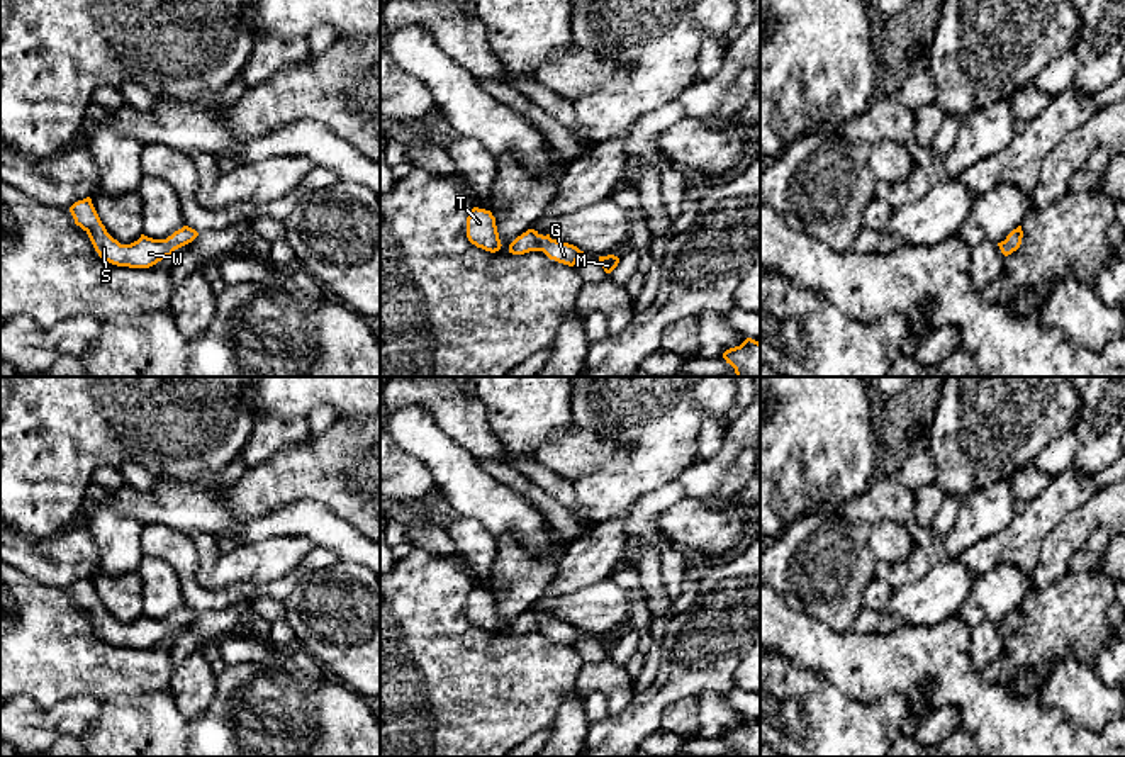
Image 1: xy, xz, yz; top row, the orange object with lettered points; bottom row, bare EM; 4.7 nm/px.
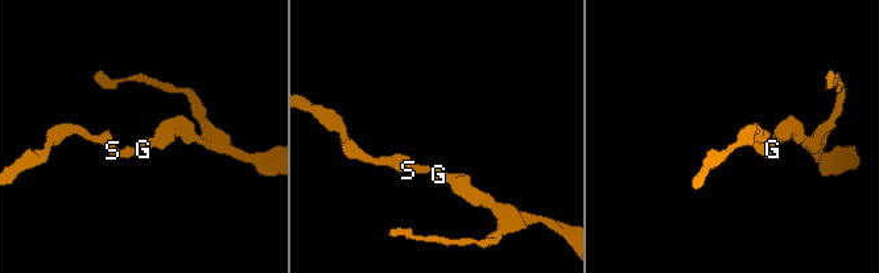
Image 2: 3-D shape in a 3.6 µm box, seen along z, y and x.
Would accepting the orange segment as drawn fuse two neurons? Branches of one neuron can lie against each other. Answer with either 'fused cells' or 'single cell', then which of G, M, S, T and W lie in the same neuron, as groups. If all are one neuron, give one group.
single cell; G M S T W

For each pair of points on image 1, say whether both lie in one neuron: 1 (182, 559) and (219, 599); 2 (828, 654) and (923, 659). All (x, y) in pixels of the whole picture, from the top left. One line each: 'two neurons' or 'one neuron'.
1: one neuron
2: one neuron

